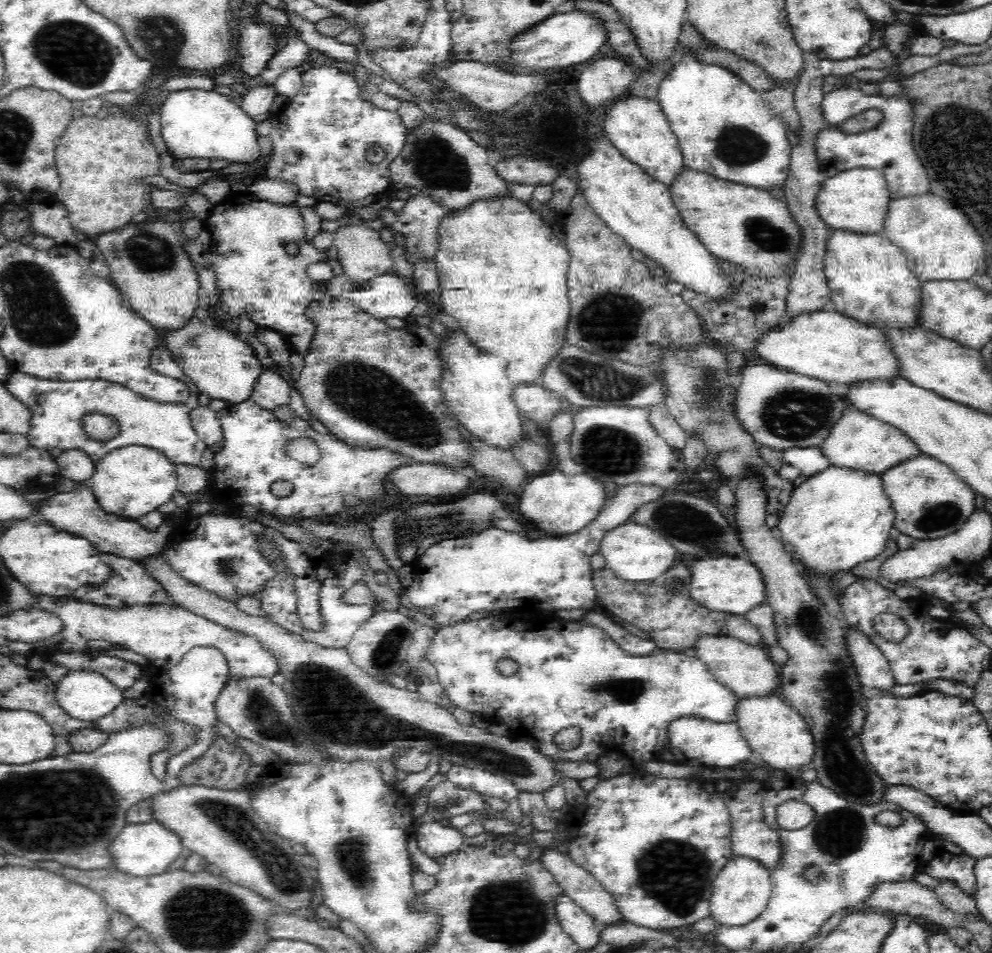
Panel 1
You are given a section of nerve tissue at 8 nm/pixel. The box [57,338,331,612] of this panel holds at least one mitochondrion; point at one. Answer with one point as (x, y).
(226, 568)

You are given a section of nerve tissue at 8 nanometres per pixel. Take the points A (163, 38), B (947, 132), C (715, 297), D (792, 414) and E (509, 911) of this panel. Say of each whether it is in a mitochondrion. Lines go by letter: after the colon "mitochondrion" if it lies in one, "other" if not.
A: mitochondrion
B: mitochondrion
C: other
D: mitochondrion
E: mitochondrion

